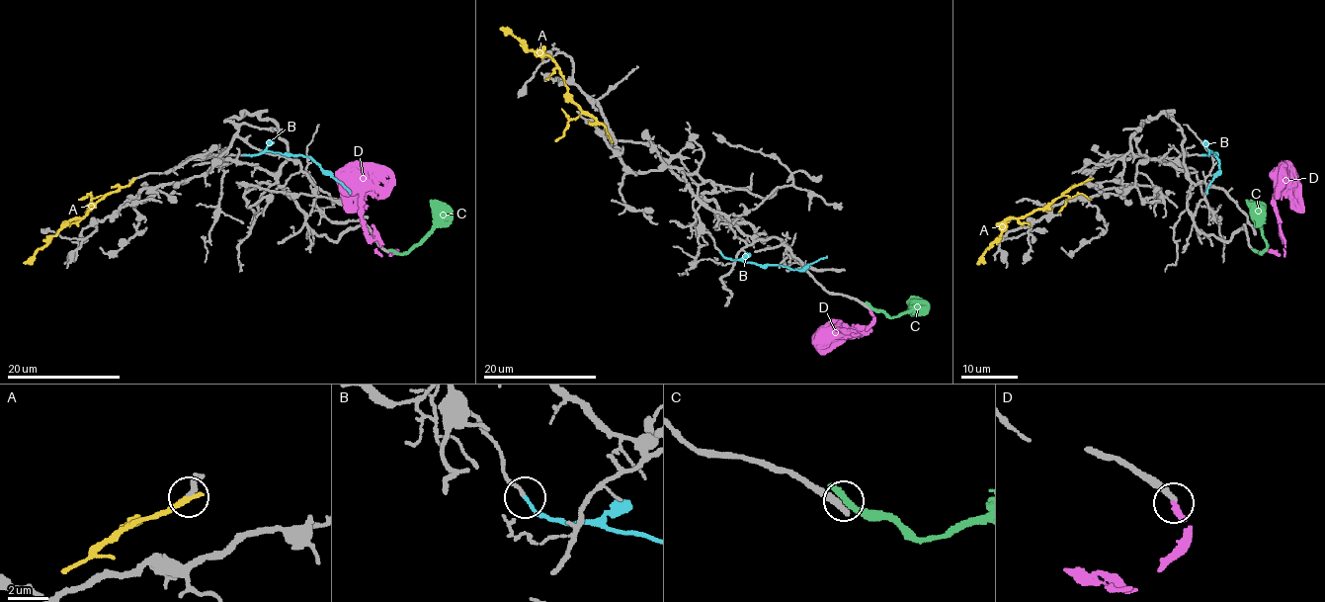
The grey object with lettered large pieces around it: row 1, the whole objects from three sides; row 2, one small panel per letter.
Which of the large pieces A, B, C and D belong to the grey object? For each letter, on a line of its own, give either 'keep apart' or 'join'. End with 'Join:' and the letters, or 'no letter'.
A: keep apart
B: join
C: keep apart
D: keep apart
Join: B

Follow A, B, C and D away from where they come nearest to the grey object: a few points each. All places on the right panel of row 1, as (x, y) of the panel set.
A: (1089, 179), (1048, 205), (1009, 217), (1001, 236), (978, 263)
B: (1201, 155), (1212, 152), (1216, 156), (1219, 172), (1206, 194)
C: (1256, 252), (1260, 253), (1268, 243), (1257, 211), (1246, 199)
D: (1260, 253), (1273, 252), (1284, 256), (1275, 195), (1279, 188), (1279, 174)

